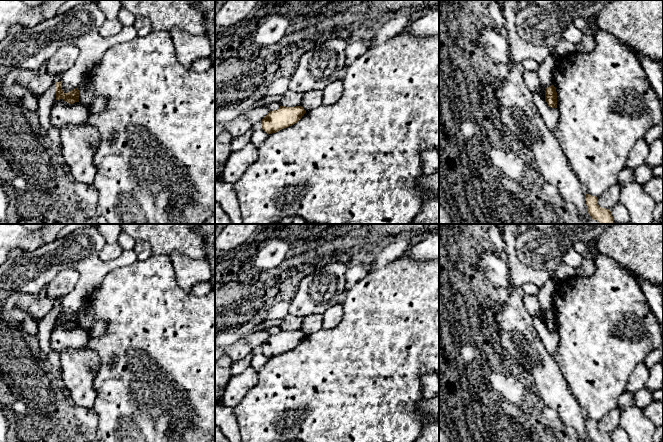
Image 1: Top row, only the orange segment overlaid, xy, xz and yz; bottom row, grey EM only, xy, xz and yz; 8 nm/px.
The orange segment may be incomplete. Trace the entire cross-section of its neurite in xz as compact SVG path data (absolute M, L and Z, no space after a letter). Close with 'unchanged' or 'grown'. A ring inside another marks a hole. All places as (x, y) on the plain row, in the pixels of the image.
M280 330L279 333L270 335L262 343L262 353L267 358L276 357L297 347L305 337L306 335L302 330Z | unchanged

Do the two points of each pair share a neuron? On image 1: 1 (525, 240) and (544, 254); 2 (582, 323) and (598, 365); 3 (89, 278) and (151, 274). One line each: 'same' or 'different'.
1: same
2: same
3: different

